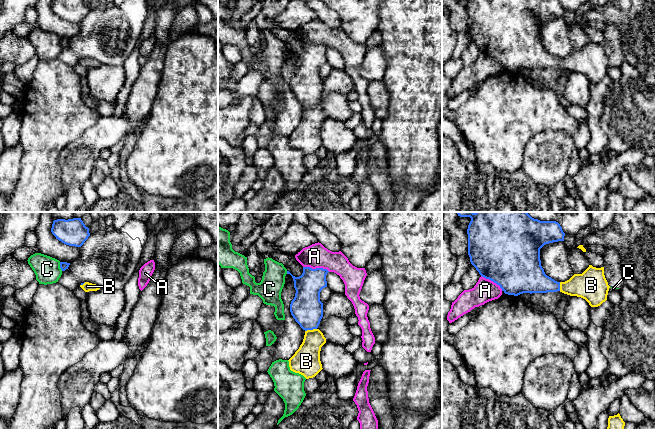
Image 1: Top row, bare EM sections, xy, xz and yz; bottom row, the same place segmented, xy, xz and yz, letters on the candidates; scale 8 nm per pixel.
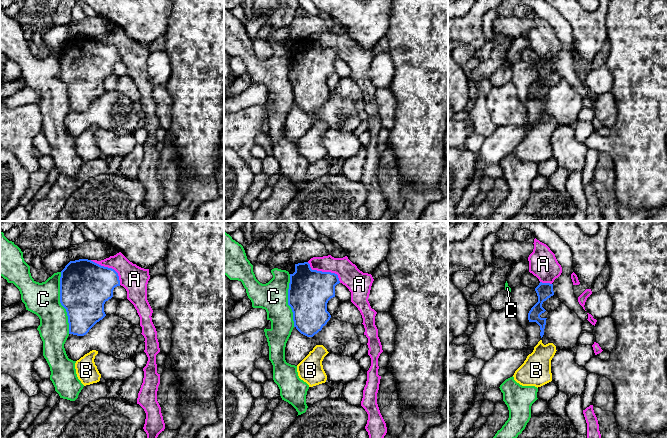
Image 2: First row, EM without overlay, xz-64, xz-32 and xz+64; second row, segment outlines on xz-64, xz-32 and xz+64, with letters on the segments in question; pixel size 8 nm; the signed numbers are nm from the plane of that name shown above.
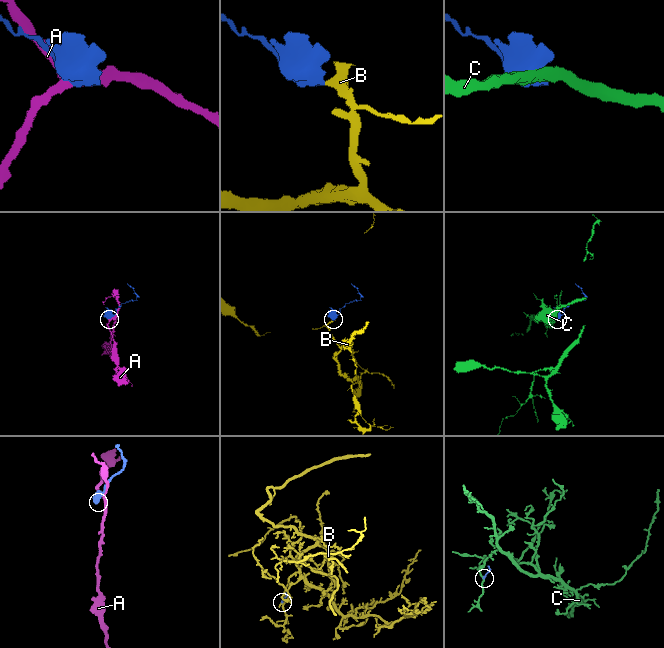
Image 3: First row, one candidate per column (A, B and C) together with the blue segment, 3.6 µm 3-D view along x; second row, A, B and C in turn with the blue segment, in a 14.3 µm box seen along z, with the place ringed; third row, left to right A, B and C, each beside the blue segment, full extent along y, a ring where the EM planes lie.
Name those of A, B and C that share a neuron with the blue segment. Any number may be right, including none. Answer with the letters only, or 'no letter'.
B

